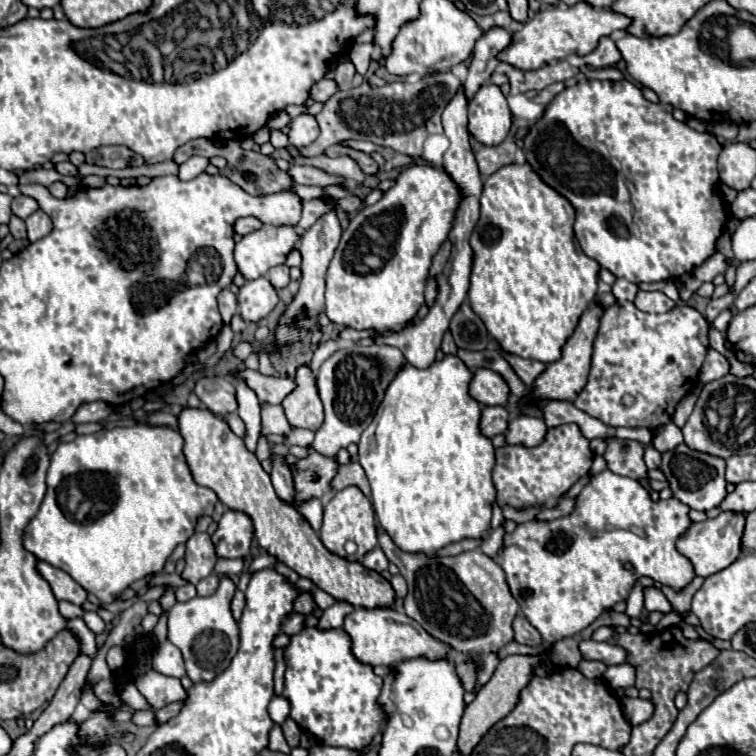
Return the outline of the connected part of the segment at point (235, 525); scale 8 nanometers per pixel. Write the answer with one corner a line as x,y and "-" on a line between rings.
226,510
212,542
218,558
244,558
252,544
252,520
236,510

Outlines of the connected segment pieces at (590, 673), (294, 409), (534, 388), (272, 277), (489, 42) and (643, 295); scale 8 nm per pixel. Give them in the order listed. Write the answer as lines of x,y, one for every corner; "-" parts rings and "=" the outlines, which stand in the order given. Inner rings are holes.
582,659
578,670
586,676
586,678
602,678
602,674
606,672
607,665
600,661
589,661
=
308,366
298,368
296,384
296,390
284,400
286,420
294,428
308,428
316,432
324,422
324,410
318,398
314,374
=
590,306
590,308
582,314
580,322
578,322
578,326
576,326
576,330
574,330
574,334
566,340
566,344
564,344
564,348
562,348
562,358
546,366
546,370
544,370
544,372
534,380
534,384
530,386
528,396
520,398
520,404
538,406
538,404
544,402
544,400
568,400
568,402
574,402
574,400
576,400
576,394
580,394
580,390
584,388
584,384
586,384
586,380
588,380
590,356
592,356
592,342
594,342
596,332
598,332
598,318
600,318
600,316
602,316
600,306
=
284,264
284,266
274,266
272,270
268,270
266,278
268,278
268,282
270,282
276,290
278,290
278,288
288,286
288,282
290,282
290,276
288,276
288,266
286,266
286,264
=
500,26
490,28
476,40
472,62
468,66
468,78
464,80
464,92
468,100
478,92
482,84
490,80
490,74
500,64
496,54
500,54
500,50
504,50
510,42
512,42
512,34
=
640,290
636,300
634,300
634,306
642,312
648,312
648,314
662,314
662,312
676,308
676,302
670,300
662,292
642,292

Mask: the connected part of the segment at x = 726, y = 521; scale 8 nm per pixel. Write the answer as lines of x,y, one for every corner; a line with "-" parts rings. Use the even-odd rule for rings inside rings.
720,512
714,520
704,520
696,522
688,528
688,532
678,540
678,552
682,552
692,564
698,576
712,576
724,568
728,568
732,562
736,562
742,556
742,546
740,538
744,534
744,522
746,516
738,512

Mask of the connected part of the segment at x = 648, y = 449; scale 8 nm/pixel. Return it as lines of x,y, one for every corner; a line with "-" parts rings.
652,444
644,446
644,462
646,462
648,468
658,468
660,466
660,452

